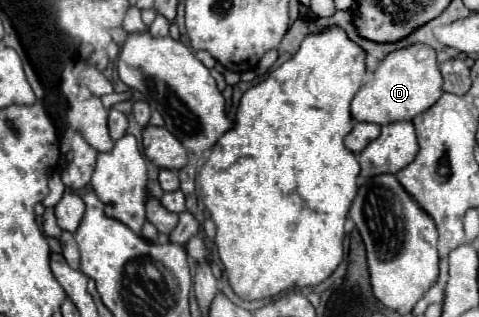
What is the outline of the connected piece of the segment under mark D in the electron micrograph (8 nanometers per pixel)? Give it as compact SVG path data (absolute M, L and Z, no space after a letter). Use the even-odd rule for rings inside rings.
M413 44L403 50L391 52L373 72L373 80L369 80L351 102L351 116L355 122L371 122L371 124L393 124L401 120L413 120L417 114L431 108L439 96L443 78L437 66L435 50L427 44Z

